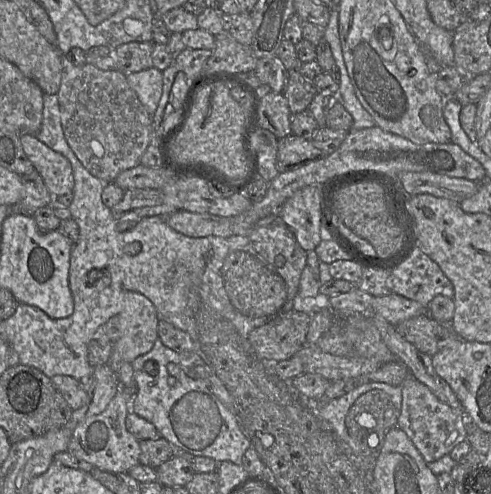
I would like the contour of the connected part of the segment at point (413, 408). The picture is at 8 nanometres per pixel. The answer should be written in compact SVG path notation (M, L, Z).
M412 376L401 384L402 403L397 426L413 442L426 463L434 462L449 454L459 443L466 440L464 414L440 401L431 390Z

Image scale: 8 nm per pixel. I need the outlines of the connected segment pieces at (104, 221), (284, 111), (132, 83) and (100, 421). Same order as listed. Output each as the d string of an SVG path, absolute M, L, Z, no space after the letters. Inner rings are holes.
M44 93L43 119L40 130L35 136L48 147L65 156L71 163L74 175L74 198L69 207L72 219L80 230L79 240L73 245L70 258L69 286L74 300L74 311L66 318L53 319L40 308L19 303L15 313L3 321L3 338L18 353L20 364L34 367L52 378L56 375L68 375L77 379L82 385L90 381L94 367L88 361L88 344L96 330L104 325L111 317L118 315L124 302L124 296L129 291L138 292L153 303L159 320L163 319L187 331L185 324L185 308L189 301L189 292L198 288L202 305L216 313L228 306L233 306L224 287L222 266L226 256L232 251L250 251L250 241L246 236L208 236L193 238L185 236L172 229L165 217L152 216L142 218L131 230L120 232L112 215L111 209L102 201L102 191L105 183L93 176L80 162L67 140L65 139L57 94ZM131 242L139 242L141 250L136 255L127 255L123 247Z
M263 90L256 114L256 129L263 128L272 132L278 139L292 134L290 126L290 109L284 94Z
M155 67L127 75L129 86L150 115L154 115L162 96L163 71Z
M122 388L102 413L90 417L75 428L67 451L100 470L111 473L128 473L132 467L140 464L139 457L141 453L140 441L126 428L126 417L129 411L129 400L126 397L125 388Z

